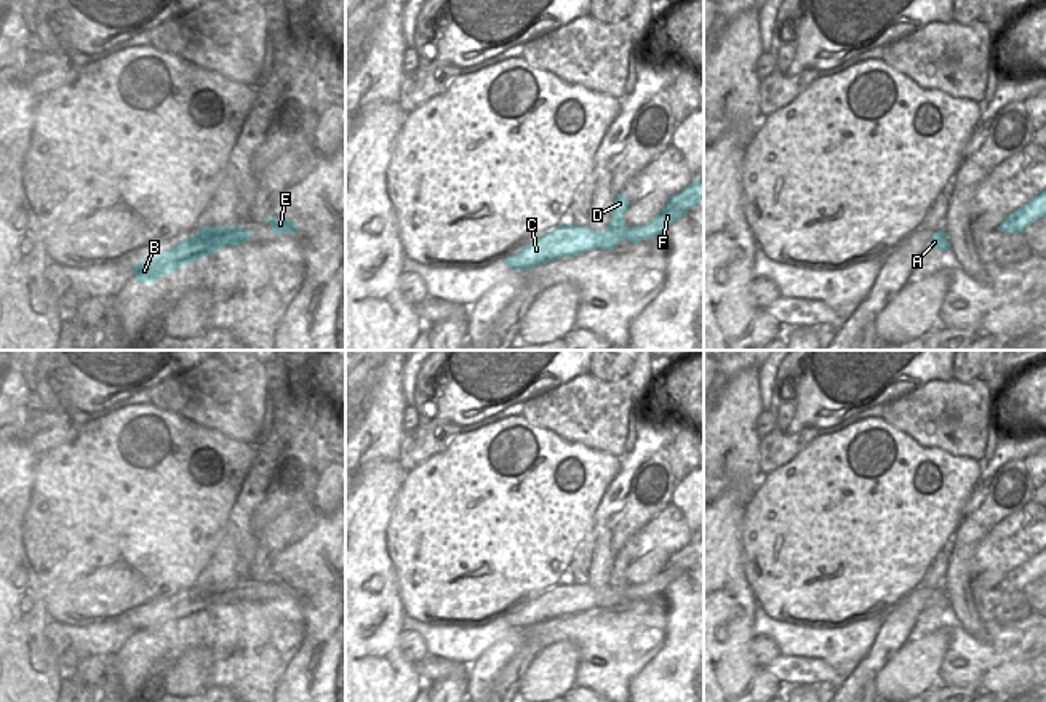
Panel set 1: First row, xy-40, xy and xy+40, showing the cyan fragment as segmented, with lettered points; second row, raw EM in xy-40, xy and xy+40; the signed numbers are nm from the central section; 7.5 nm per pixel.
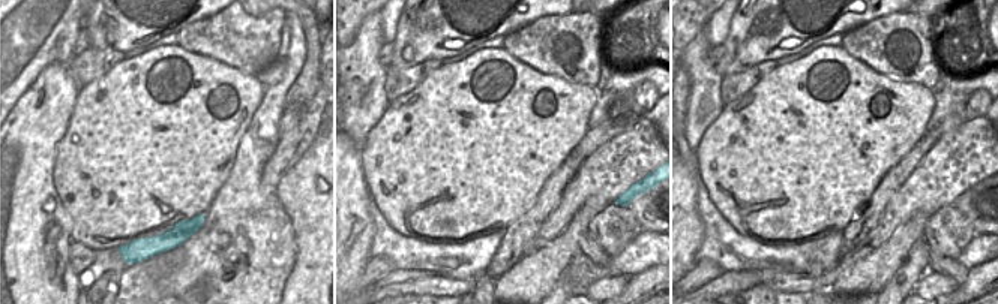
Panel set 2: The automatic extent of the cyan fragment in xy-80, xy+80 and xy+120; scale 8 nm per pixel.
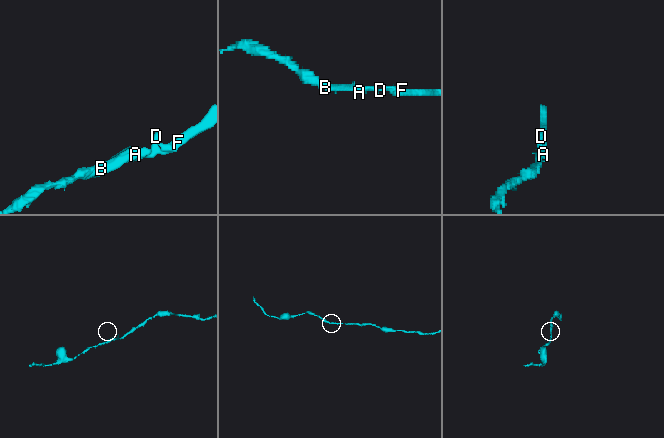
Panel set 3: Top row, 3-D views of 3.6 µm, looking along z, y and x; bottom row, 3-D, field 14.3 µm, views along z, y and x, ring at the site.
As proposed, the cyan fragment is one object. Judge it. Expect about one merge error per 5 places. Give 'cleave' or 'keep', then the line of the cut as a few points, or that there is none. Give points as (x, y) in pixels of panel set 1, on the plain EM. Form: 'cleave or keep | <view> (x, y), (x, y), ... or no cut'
keep | no cut

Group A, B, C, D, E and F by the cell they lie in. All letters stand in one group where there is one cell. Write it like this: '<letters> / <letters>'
A B C D E F

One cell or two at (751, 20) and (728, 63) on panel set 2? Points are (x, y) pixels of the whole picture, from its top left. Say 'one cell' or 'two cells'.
one cell

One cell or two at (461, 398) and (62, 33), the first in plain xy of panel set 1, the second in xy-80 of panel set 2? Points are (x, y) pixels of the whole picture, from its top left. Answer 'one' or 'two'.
two

